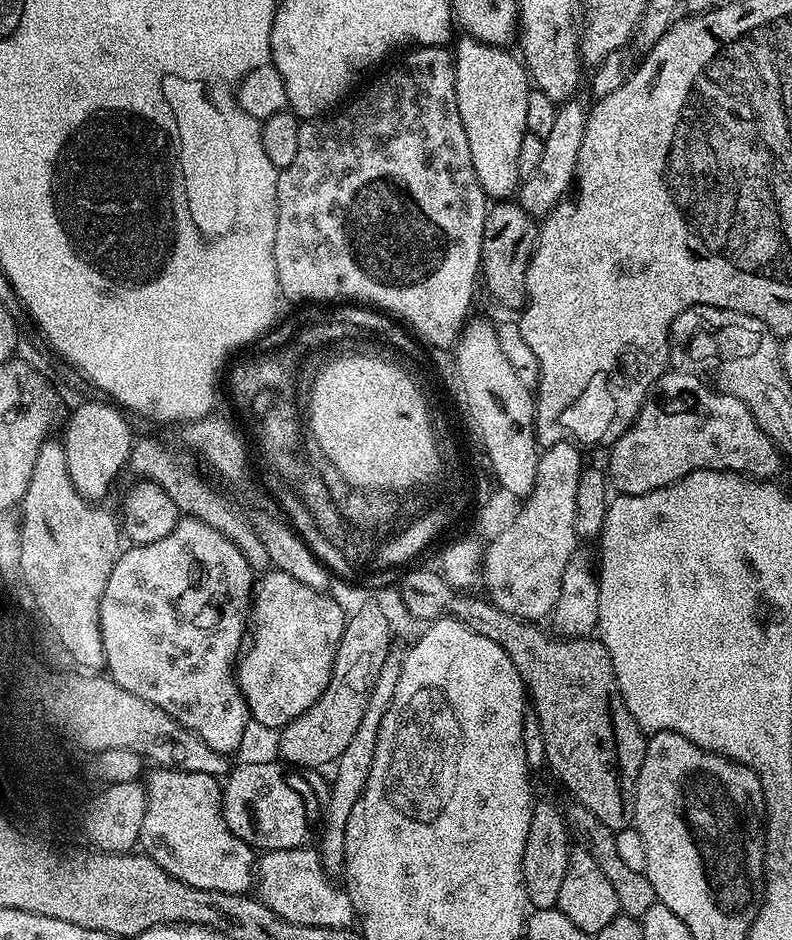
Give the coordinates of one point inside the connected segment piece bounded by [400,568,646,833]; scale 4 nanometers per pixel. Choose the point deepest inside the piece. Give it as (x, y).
(594, 744)

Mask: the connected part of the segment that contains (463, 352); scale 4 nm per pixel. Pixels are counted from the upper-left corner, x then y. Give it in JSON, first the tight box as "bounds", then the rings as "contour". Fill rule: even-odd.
{"bounds":[456,319,540,498],"contour":[[[469,319],[456,340],[456,376],[460,379],[460,392],[464,395],[464,404],[468,407],[468,416],[480,435],[479,446],[482,452],[490,456],[493,472],[498,482],[509,491],[509,497],[527,498],[538,474],[540,452],[536,443],[536,401],[533,389],[527,388],[514,374],[514,366],[502,354],[502,346],[498,342],[497,325],[488,320]]]}

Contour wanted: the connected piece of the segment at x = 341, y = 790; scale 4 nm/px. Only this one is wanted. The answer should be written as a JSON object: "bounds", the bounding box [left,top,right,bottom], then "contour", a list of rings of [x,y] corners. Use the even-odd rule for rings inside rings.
{"bounds":[318,651,404,874],"contour":[[[389,651],[386,662],[382,662],[382,670],[378,670],[378,682],[374,682],[374,690],[370,694],[370,702],[366,702],[366,714],[362,714],[362,723],[358,726],[354,739],[342,750],[339,760],[334,765],[336,777],[332,780],[332,789],[326,796],[326,811],[322,816],[322,831],[319,833],[318,851],[324,868],[330,874],[340,874],[344,871],[344,851],[346,850],[346,822],[354,811],[354,802],[366,790],[366,778],[370,778],[370,766],[374,760],[374,746],[378,742],[378,726],[382,726],[382,718],[394,700],[394,689],[398,686],[398,678],[402,674],[404,652]]]}

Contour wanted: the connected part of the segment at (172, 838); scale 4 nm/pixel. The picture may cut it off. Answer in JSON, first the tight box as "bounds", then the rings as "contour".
{"bounds":[139,766,257,896],"contour":[[[159,766],[146,779],[146,814],[139,847],[144,855],[180,882],[204,891],[243,896],[253,887],[257,853],[226,826],[222,784],[217,777],[197,772],[176,772]]]}

